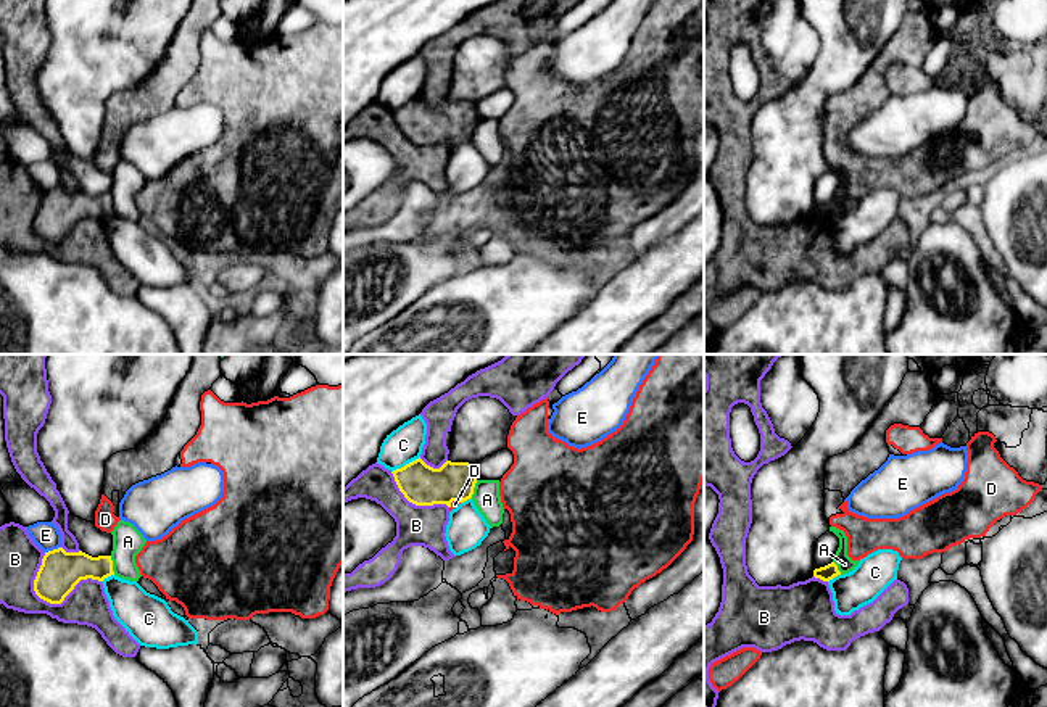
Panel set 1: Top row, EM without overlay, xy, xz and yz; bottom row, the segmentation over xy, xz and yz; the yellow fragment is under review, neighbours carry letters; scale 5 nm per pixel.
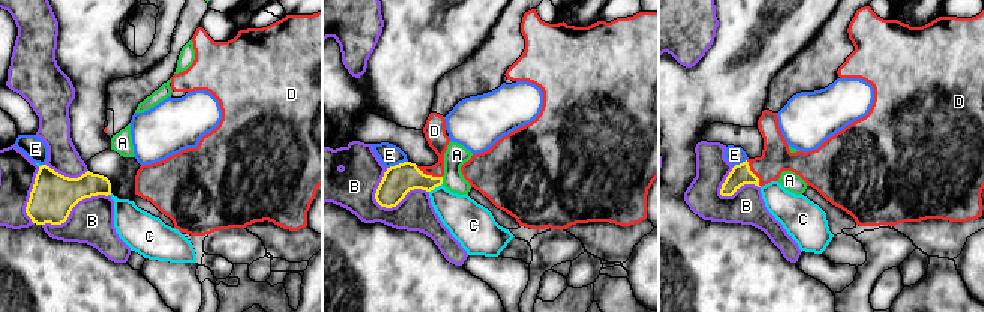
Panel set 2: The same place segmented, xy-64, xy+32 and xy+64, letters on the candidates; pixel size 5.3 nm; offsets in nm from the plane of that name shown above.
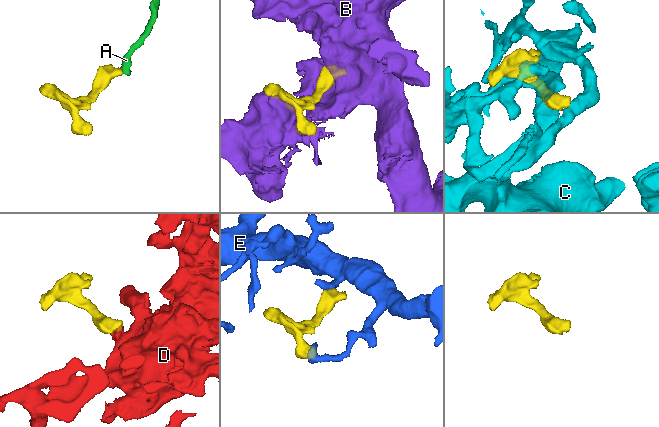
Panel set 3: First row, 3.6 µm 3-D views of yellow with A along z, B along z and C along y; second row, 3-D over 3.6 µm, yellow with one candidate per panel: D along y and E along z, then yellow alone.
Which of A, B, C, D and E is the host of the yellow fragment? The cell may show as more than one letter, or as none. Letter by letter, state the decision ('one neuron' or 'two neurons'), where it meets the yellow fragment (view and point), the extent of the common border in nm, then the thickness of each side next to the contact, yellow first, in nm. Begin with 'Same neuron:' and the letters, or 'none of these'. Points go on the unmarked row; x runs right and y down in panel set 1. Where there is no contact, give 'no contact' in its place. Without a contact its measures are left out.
Same neuron: D
A: two neurons; meets yellow in xy at (111, 205); contact 100 nm long; 200 nm thick on the yellow side, 160 nm on the other
B: two neurons; meets yellow in xy at (66, 234); contact 340 nm long; 200 nm thick on the yellow side, 200 nm on the other
C: two neurons; meets yellow in xz at (406, 103); contact 170 nm long; 200 nm thick on the yellow side, 180 nm on the other
D: one neuron; meets yellow in xz at (453, 139); contact 70 nm long; 200 nm thick on the yellow side, 40 nm on the other
E: two neurons; meets yellow in xy at (53, 189); contact 80 nm long; 200 nm thick on the yellow side, 140 nm on the other

